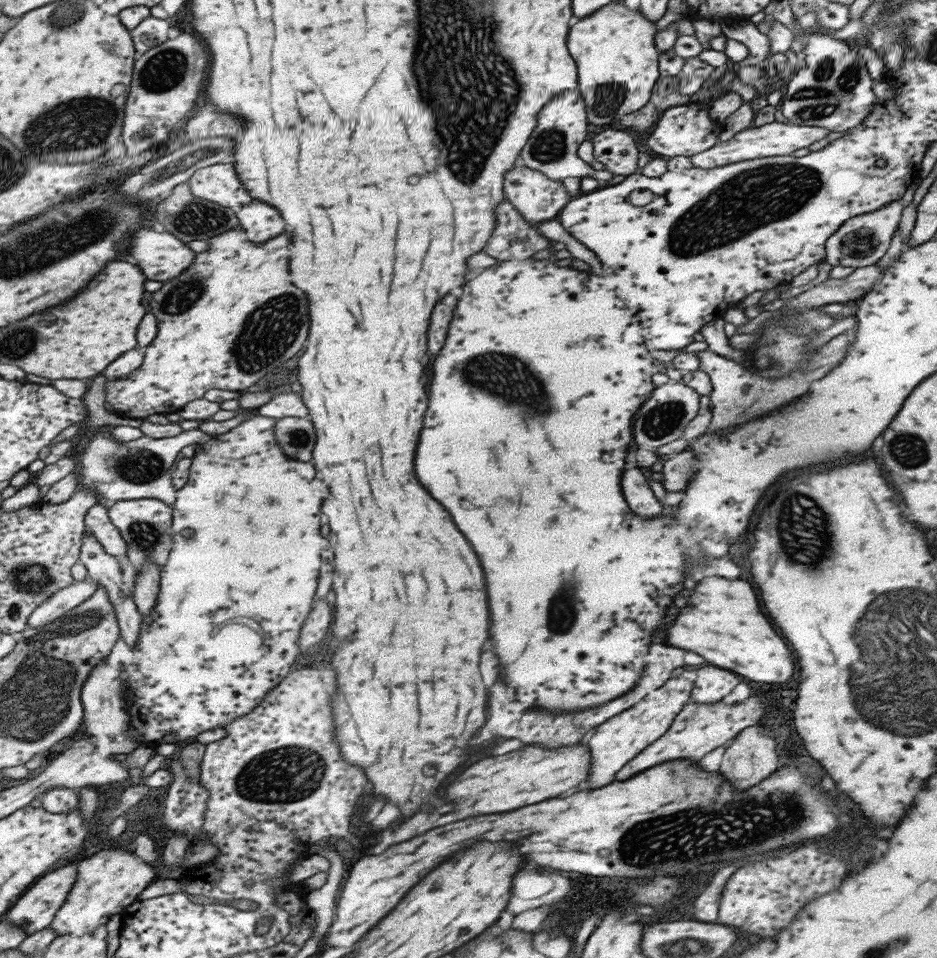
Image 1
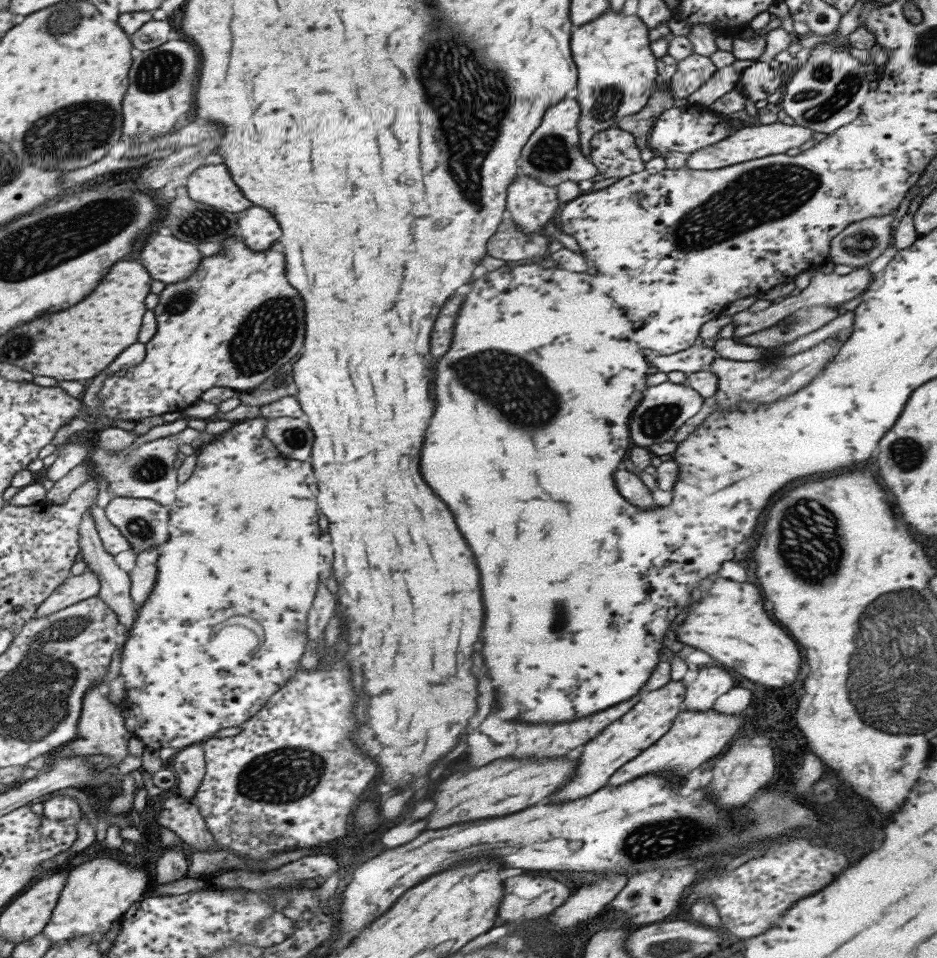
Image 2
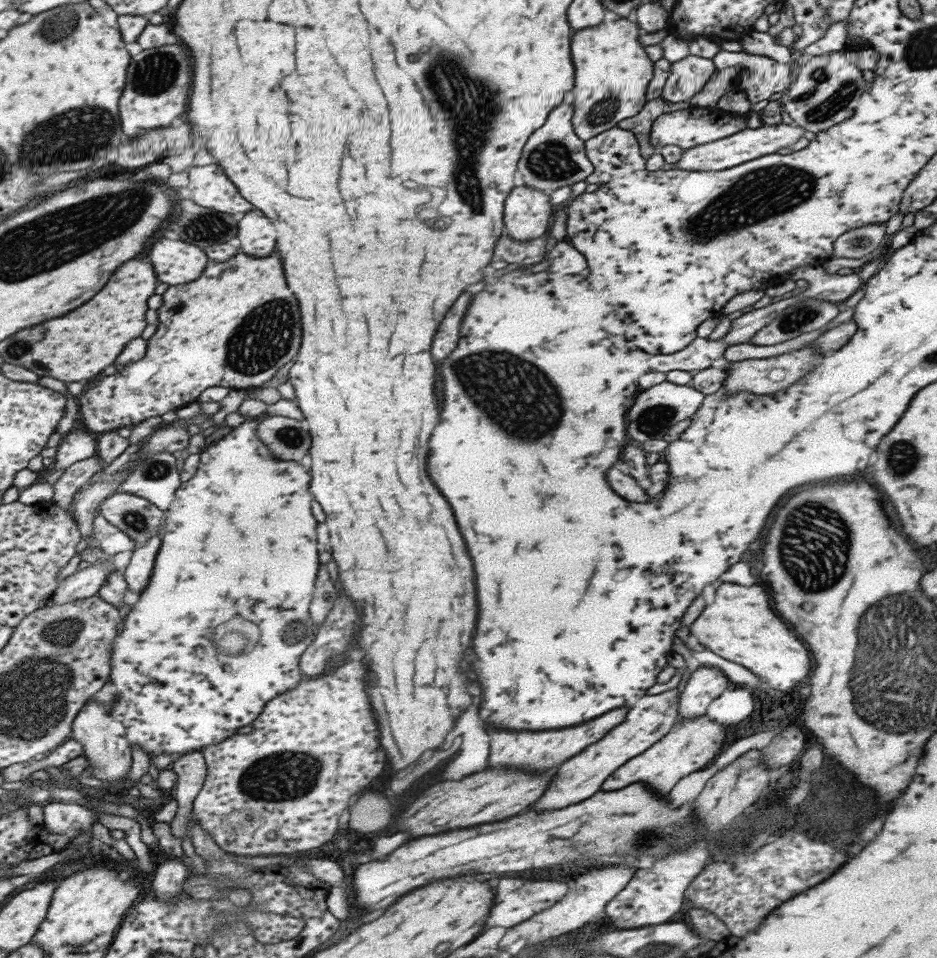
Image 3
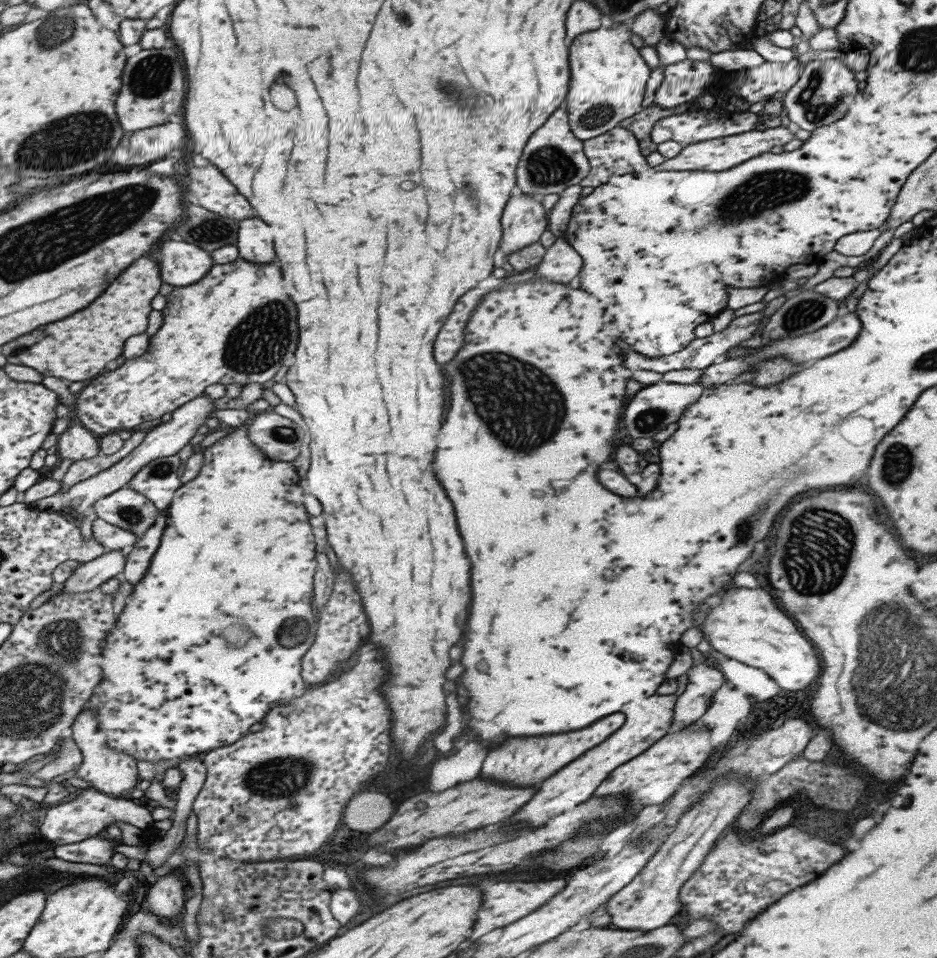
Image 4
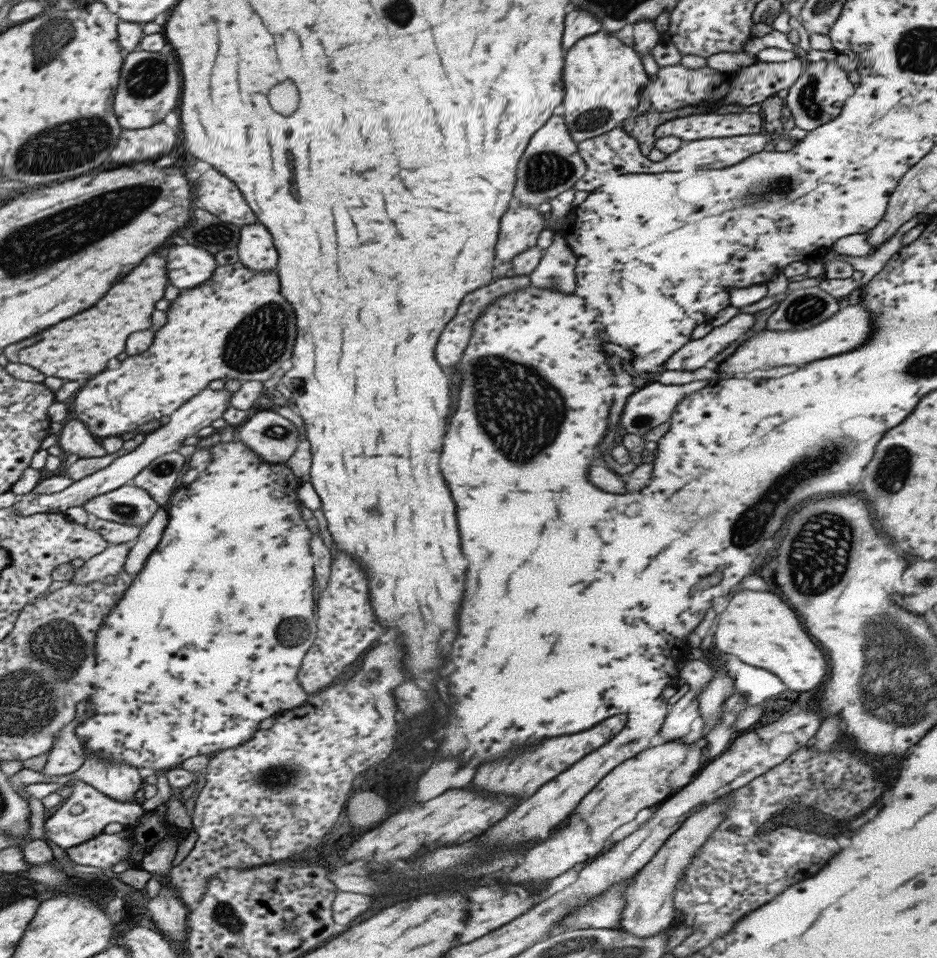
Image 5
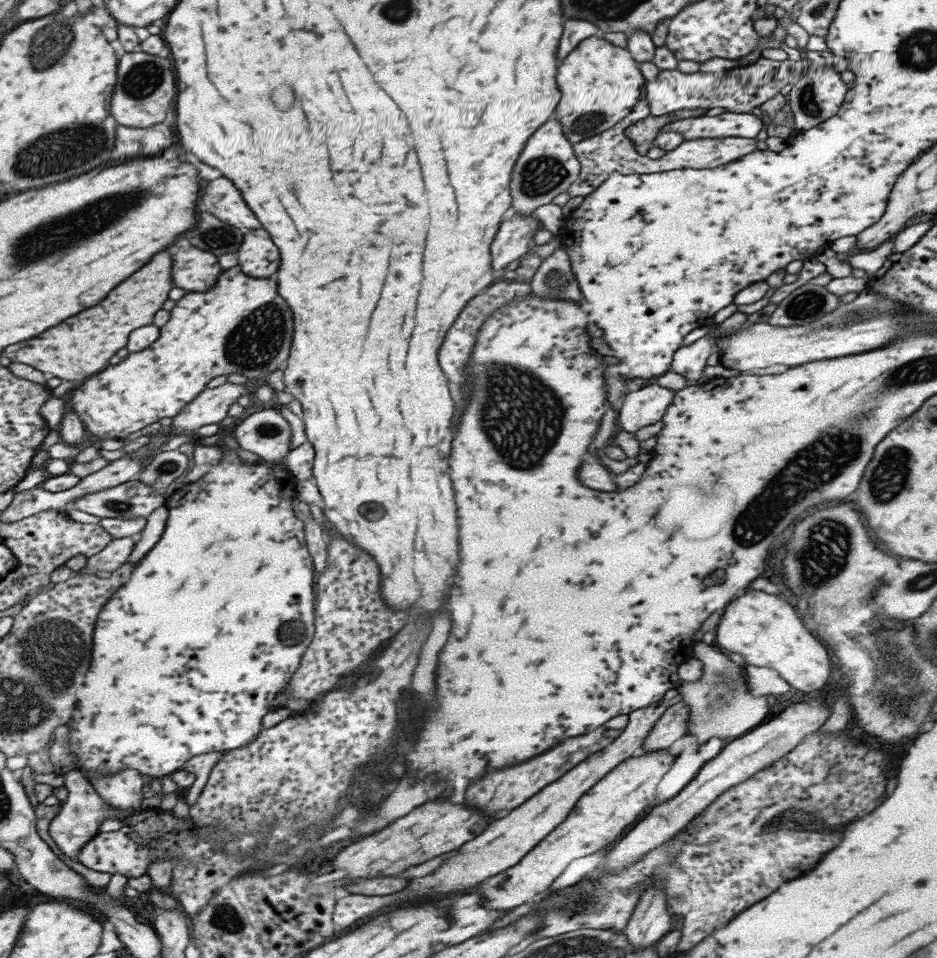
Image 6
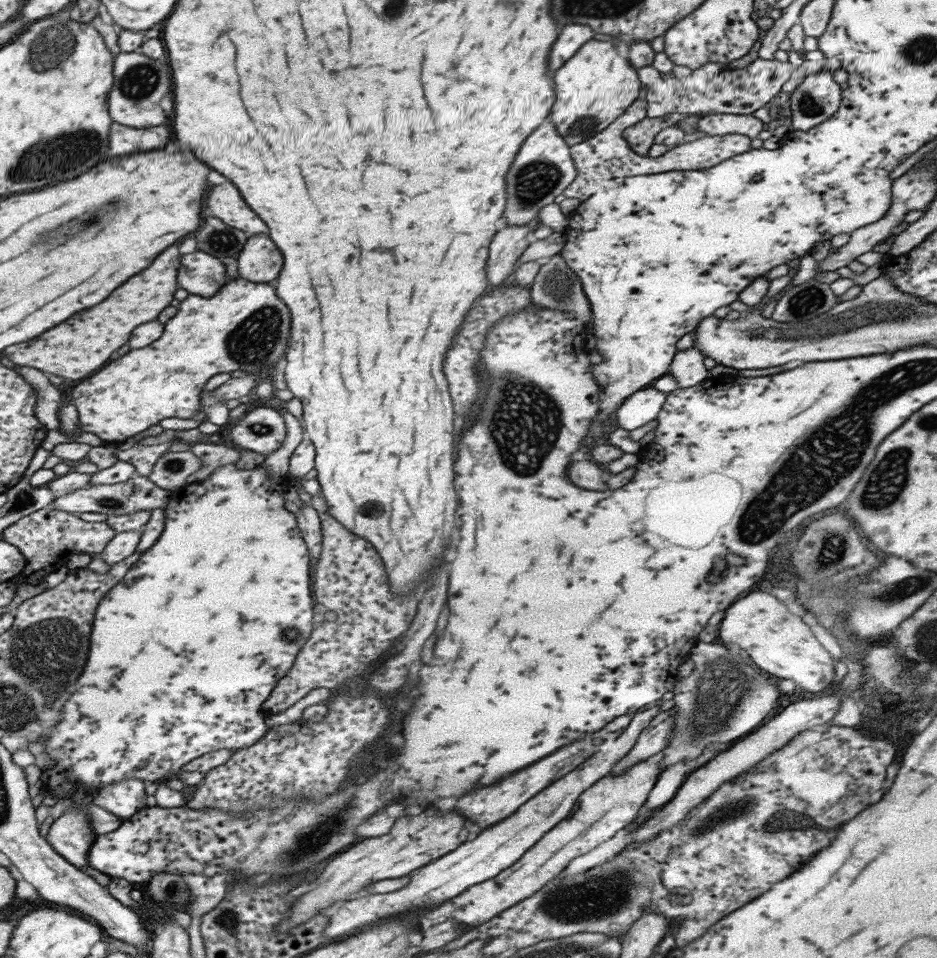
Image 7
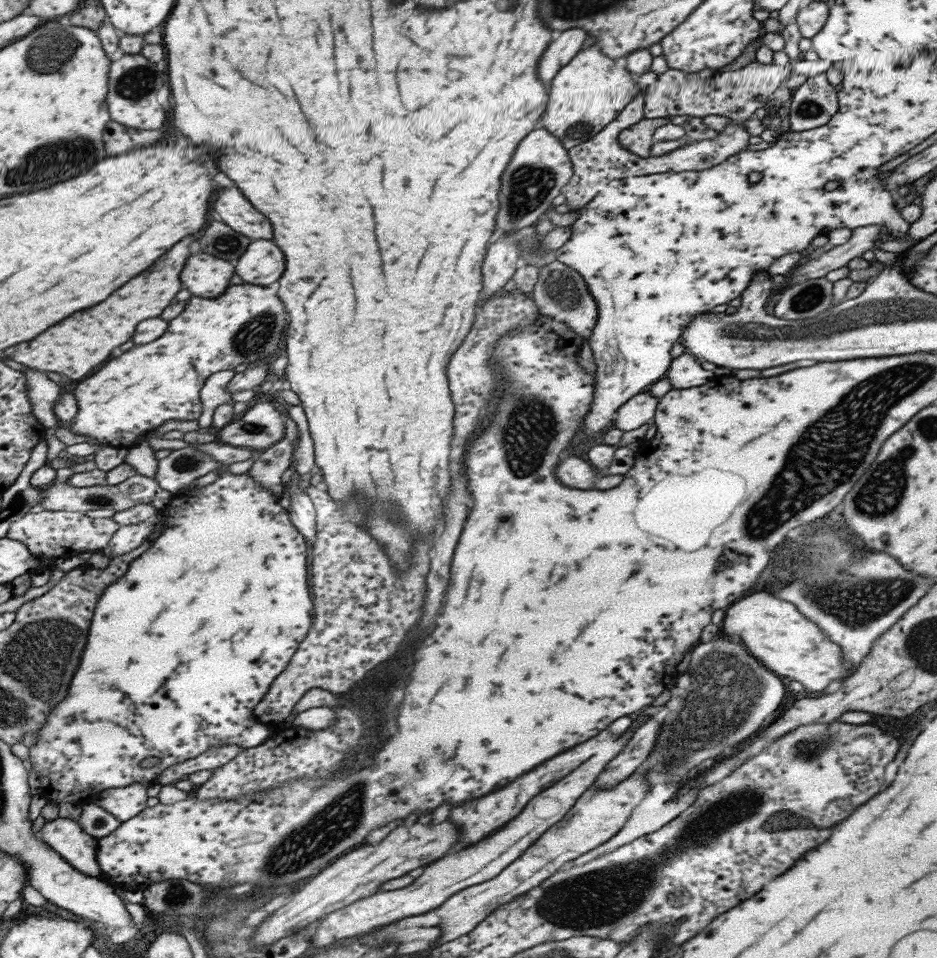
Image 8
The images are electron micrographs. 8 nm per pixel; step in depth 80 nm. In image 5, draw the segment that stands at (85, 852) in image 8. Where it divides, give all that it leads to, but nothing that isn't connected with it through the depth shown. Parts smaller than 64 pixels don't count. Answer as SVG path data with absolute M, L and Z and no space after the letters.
M77 781L69 798L62 801L56 809L47 813L44 831L53 843L67 850L97 836L102 832L103 826L109 823L117 822L122 826L137 825L144 814L146 811L141 808L139 803L111 800L92 786Z

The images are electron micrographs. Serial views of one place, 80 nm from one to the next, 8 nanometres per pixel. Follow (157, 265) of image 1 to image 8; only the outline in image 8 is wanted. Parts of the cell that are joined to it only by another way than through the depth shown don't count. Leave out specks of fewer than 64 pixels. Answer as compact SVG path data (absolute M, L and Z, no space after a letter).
M191 254L181 270L181 284L193 296L215 298L229 286L233 266L209 254Z

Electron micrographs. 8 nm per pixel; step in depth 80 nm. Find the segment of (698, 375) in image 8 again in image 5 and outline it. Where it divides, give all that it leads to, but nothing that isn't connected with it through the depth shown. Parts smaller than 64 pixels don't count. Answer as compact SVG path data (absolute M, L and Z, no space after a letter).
M737 313L723 326L712 328L705 336L690 340L664 360L661 370L692 371L711 364L711 358L731 342L741 338L755 323L752 314Z

